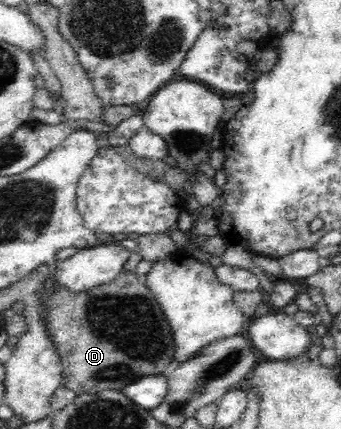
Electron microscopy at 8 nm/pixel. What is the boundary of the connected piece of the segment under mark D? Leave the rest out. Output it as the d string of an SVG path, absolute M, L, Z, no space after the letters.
M121 271L114 281L90 288L86 291L72 291L63 287L57 286L57 283L53 282L53 274L49 274L44 280L44 286L39 290L39 297L41 300L40 312L44 317L44 326L48 329L48 338L55 347L56 353L59 354L62 362L62 384L65 387L73 390L76 394L81 394L84 391L87 393L95 394L96 391L105 389L122 390L124 386L135 382L137 376L143 376L143 374L163 374L165 372L165 360L167 358L173 358L171 362L175 361L175 347L172 340L172 330L167 322L166 316L159 306L154 294L149 290L146 283L141 281L134 271Z

